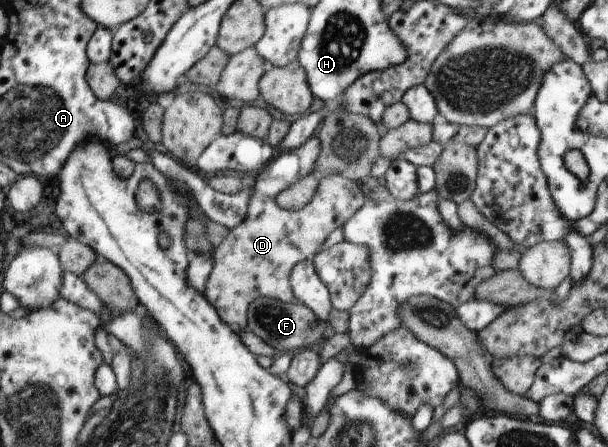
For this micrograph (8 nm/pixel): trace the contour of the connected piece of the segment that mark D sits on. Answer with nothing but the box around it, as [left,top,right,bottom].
[204,135,364,333]

